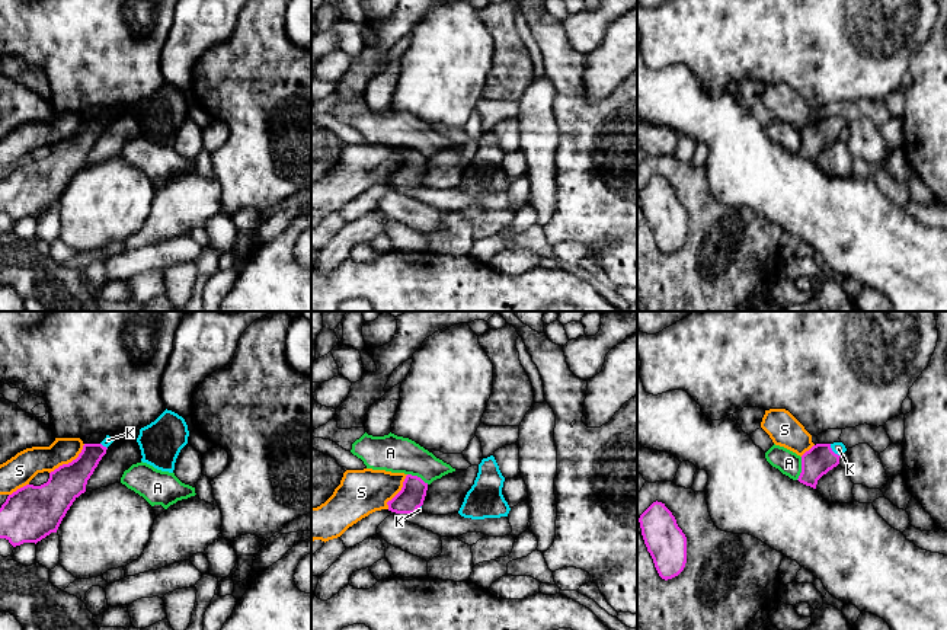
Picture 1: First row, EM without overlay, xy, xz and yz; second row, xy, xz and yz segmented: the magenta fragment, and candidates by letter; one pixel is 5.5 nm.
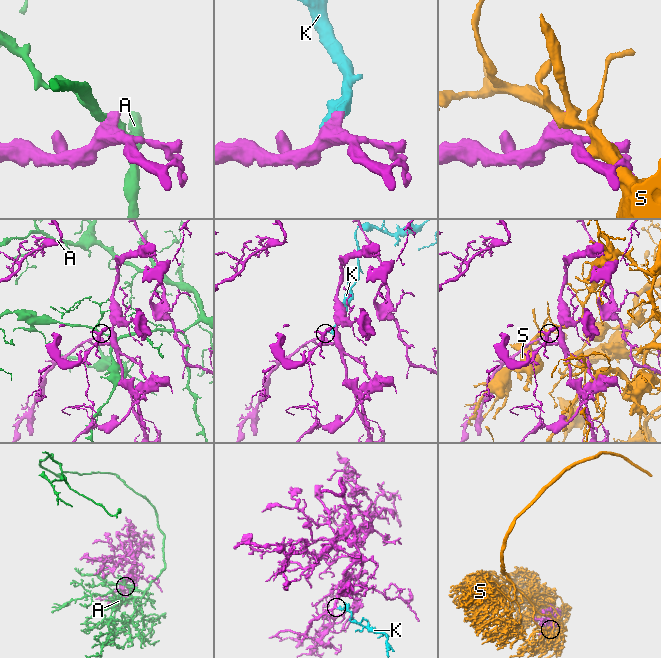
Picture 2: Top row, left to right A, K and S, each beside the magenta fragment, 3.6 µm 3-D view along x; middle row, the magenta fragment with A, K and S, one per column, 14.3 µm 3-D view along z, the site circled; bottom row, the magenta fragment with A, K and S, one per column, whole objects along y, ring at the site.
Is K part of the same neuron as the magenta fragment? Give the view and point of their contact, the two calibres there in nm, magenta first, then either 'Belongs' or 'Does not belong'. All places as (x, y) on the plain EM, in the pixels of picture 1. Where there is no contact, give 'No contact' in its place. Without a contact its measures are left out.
Touches magenta at yz (832, 125). Thickness 160 nm (magenta) against 70 nm. Belongs

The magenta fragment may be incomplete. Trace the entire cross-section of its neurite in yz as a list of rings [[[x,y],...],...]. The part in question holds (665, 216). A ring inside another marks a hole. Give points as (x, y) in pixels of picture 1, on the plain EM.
[[[653,176],[639,192],[642,210],[659,250],[678,250],[687,237],[687,211],[662,176]]]

